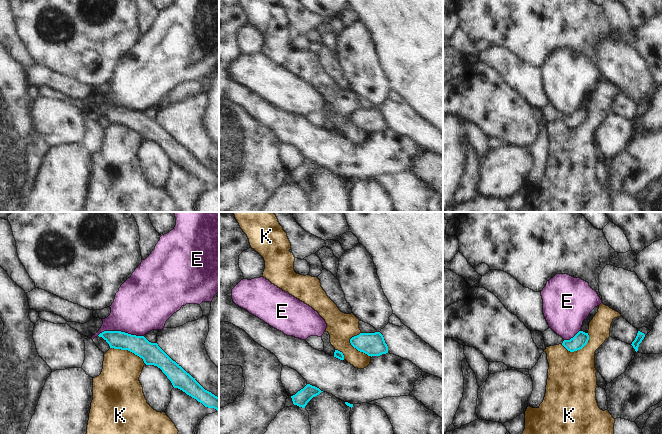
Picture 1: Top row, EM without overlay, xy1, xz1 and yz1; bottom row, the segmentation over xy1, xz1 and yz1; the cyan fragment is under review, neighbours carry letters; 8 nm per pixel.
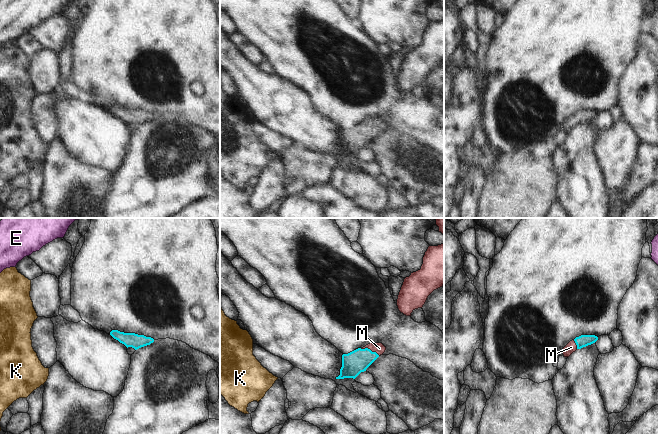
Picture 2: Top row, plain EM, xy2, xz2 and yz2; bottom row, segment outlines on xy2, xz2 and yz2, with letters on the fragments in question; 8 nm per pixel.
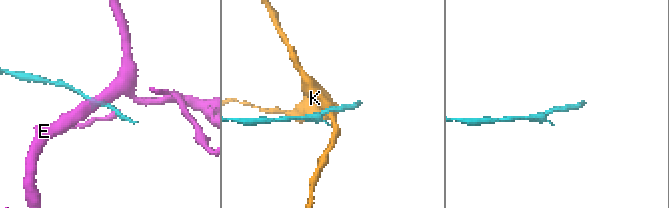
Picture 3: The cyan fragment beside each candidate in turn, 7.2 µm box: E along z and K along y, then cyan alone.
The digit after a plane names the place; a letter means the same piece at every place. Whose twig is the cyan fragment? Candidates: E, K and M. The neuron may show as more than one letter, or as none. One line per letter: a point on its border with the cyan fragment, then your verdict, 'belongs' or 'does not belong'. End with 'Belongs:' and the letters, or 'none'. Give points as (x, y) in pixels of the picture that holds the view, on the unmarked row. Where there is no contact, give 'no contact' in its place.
E: xy1 (120, 107) | does not belong
K: xy1 (128, 126) | does not belong
M: xz2 (369, 125) | belongs
Belongs: M

